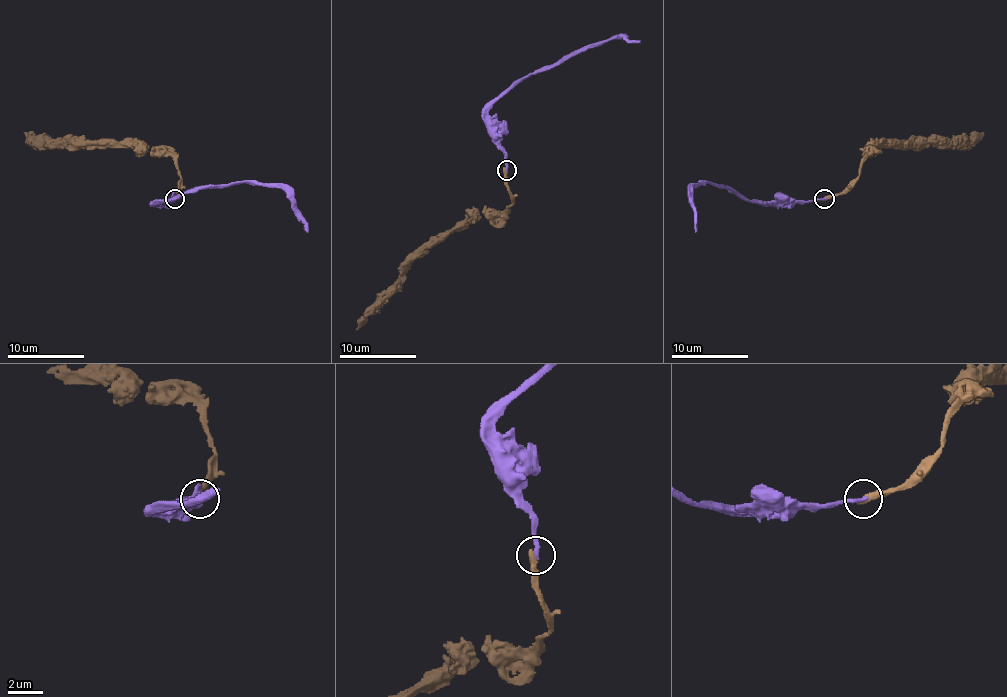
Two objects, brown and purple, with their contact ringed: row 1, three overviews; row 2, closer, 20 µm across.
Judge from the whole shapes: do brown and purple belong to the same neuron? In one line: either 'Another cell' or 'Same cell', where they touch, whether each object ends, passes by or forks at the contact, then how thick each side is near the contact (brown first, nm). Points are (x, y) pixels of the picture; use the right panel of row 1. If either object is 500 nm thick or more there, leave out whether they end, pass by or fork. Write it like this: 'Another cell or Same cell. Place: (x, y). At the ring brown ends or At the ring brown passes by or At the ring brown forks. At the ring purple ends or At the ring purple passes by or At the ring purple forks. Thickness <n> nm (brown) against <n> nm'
Same cell. Place: (824, 198). At the ring brown ends. At the ring purple ends. Thickness 400 nm (brown) against 240 nm

